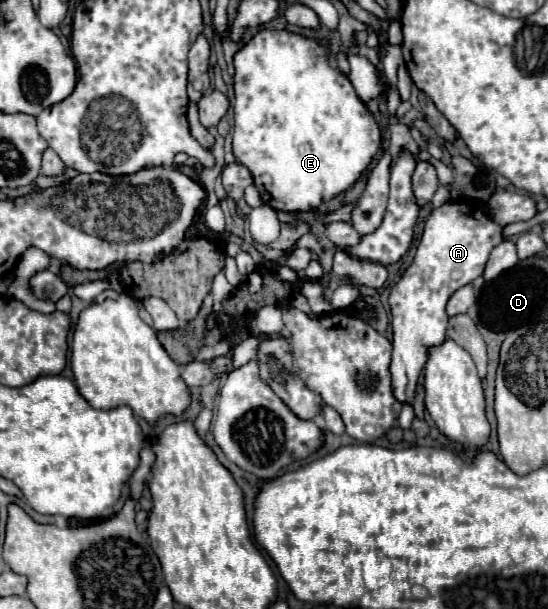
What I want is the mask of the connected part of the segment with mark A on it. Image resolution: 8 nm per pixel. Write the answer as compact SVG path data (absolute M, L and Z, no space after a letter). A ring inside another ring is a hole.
M446 202L440 208L434 208L428 216L416 258L390 292L394 330L390 376L398 402L414 404L418 378L430 356L430 348L436 348L446 340L448 316L444 306L448 298L458 288L482 276L484 262L502 240L502 226L496 226L484 210L466 202Z

